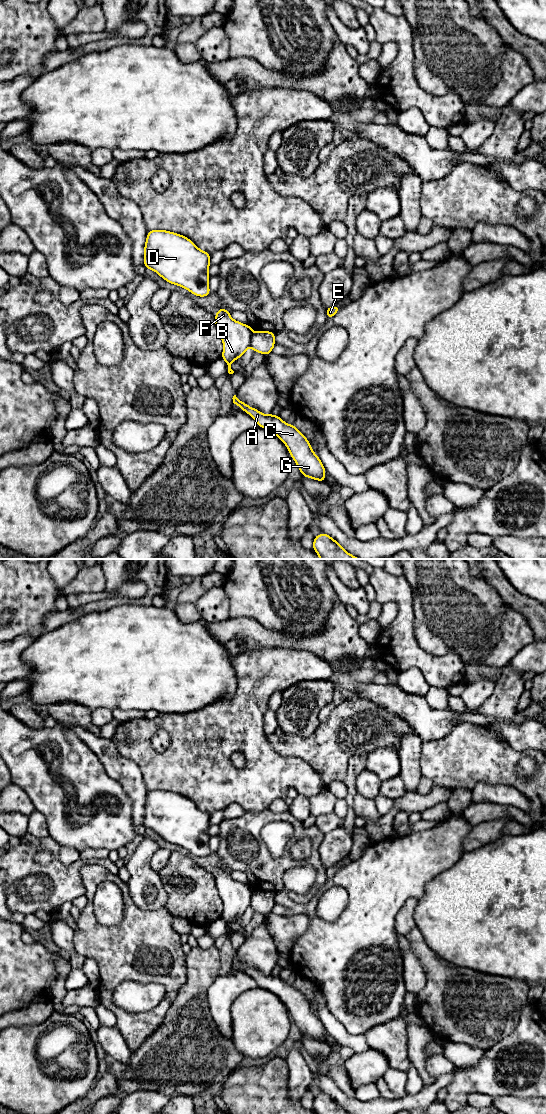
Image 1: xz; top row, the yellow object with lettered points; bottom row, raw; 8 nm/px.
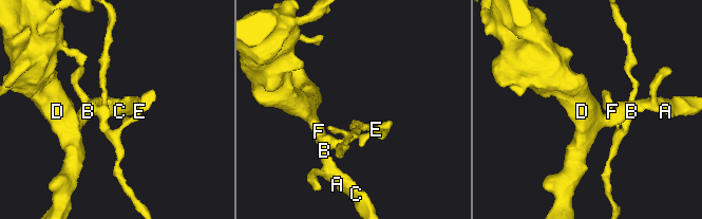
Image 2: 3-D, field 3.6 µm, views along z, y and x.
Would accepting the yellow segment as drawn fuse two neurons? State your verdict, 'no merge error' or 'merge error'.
merge error

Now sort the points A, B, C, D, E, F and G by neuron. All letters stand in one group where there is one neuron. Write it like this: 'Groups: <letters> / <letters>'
Groups: A B C D F G / E

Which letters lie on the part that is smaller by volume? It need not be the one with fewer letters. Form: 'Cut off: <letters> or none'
Cut off: E

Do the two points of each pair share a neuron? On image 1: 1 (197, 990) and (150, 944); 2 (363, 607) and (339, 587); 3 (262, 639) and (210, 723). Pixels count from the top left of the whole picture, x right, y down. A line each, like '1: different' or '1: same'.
1: different
2: same
3: different

